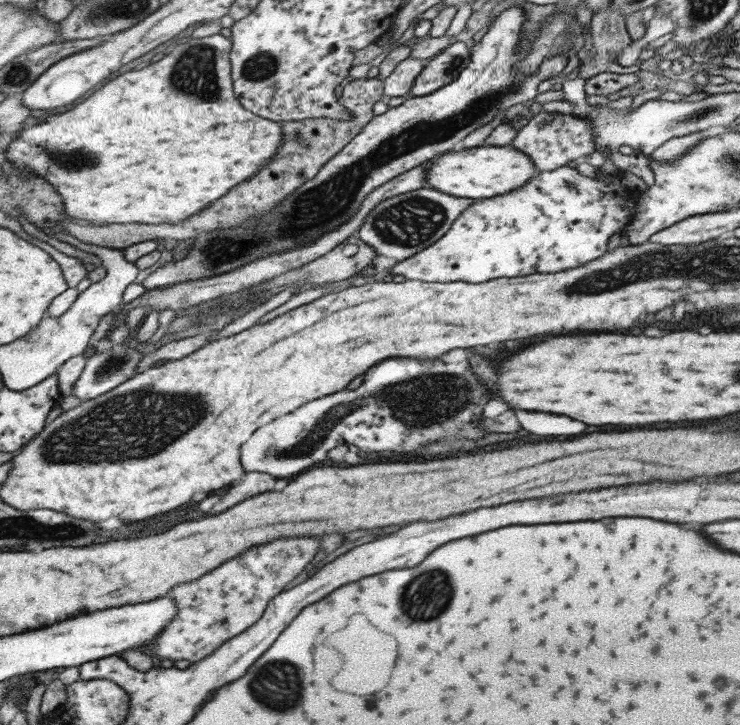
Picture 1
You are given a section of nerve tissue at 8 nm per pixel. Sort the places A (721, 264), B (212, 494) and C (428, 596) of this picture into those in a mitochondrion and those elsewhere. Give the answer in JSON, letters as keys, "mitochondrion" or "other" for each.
{"A":"mitochondrion","B":"other","C":"mitochondrion"}

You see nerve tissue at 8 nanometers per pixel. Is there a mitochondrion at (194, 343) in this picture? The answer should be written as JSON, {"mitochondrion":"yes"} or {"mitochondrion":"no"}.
{"mitochondrion":"no"}

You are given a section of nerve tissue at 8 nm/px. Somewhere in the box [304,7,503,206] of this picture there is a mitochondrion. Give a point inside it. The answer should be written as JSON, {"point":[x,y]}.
{"point":[456,62]}

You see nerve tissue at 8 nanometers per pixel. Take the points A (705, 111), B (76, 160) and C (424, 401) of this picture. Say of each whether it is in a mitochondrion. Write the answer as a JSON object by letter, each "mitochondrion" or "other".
{"A":"mitochondrion","B":"mitochondrion","C":"mitochondrion"}

